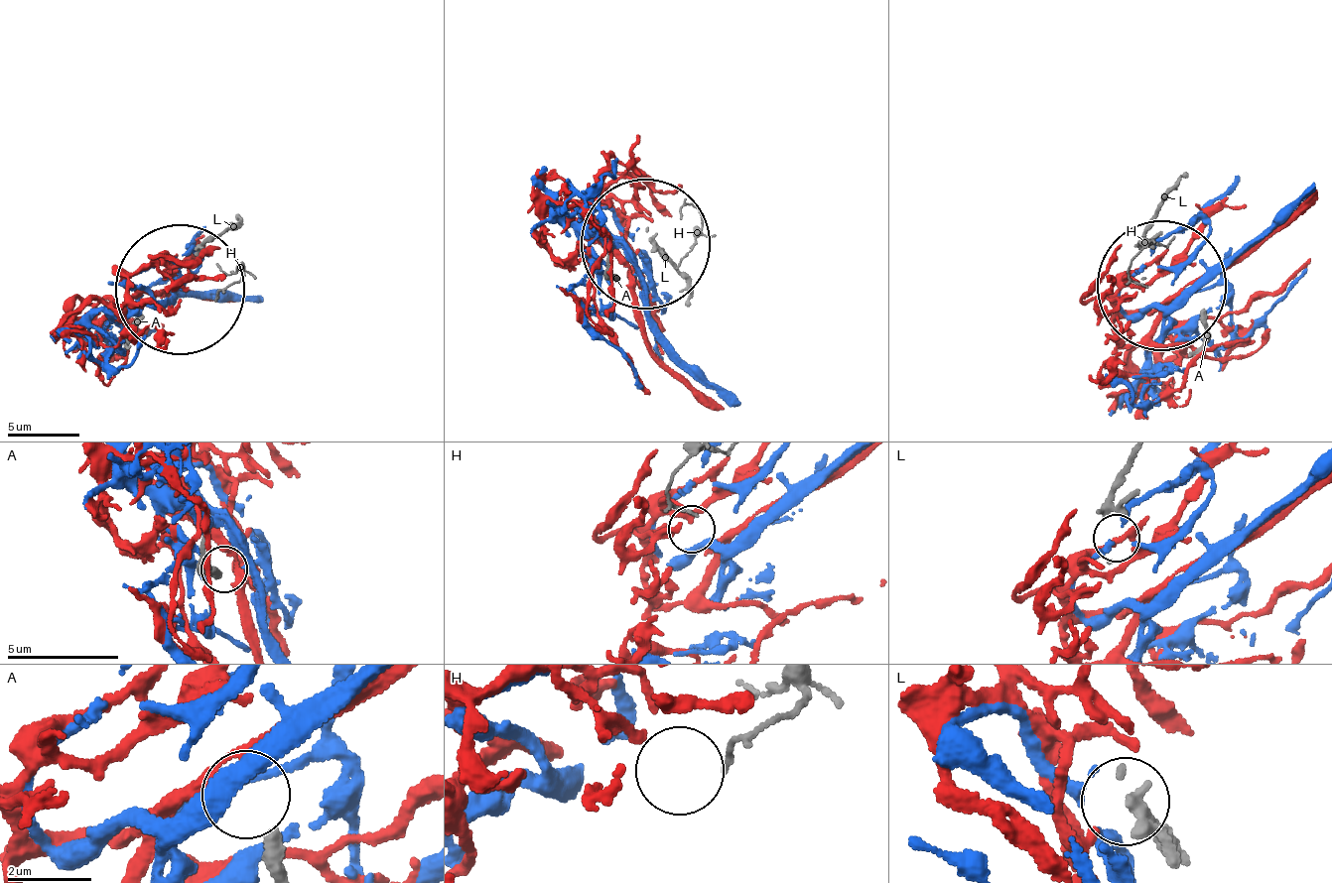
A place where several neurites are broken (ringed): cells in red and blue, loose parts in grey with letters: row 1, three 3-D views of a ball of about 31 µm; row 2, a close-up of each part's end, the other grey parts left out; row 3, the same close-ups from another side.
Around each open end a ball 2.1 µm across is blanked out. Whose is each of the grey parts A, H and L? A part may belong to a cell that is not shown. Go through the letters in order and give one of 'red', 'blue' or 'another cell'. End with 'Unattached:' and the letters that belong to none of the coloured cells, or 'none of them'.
A: red
H: another cell
L: blue
Unattached: H

